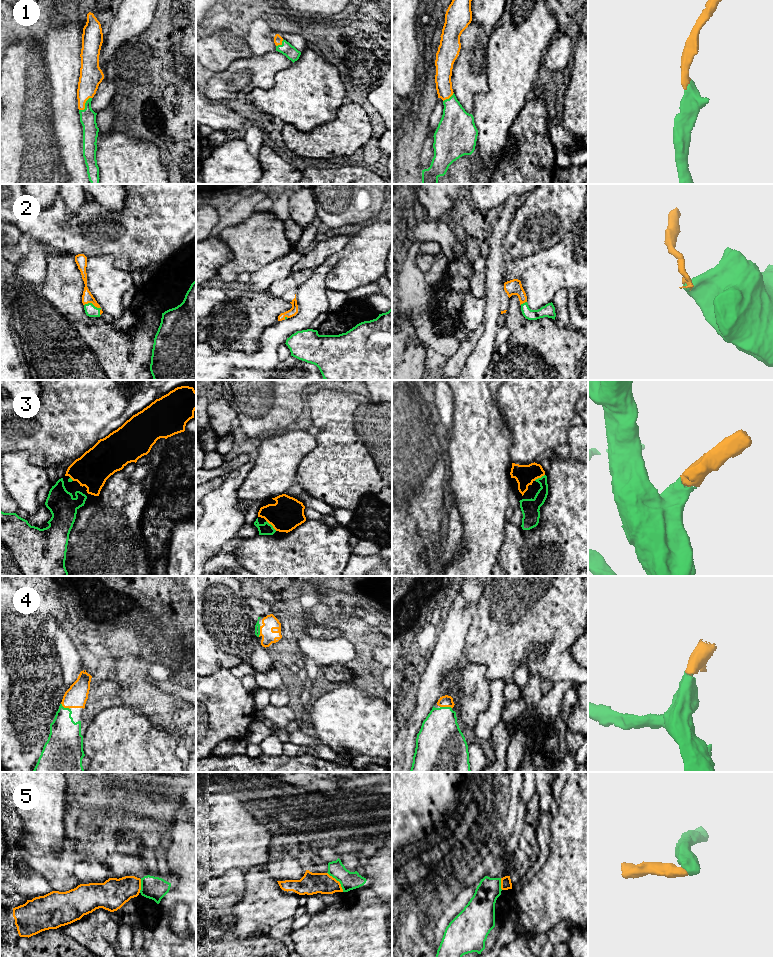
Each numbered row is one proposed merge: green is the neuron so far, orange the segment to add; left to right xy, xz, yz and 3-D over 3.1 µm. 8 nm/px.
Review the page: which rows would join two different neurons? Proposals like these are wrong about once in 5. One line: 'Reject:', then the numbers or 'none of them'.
Reject: 5

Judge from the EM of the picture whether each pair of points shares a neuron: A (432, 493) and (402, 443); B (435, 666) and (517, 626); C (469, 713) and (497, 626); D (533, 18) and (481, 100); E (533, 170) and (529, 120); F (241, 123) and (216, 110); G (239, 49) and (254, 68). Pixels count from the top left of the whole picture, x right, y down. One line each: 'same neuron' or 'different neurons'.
A: same neuron
B: different neurons
C: different neurons
D: same neuron
E: same neuron
F: same neuron
G: different neurons

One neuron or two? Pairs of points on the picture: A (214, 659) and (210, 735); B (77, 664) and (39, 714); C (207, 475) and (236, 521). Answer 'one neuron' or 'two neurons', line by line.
A: two neurons
B: two neurons
C: two neurons

